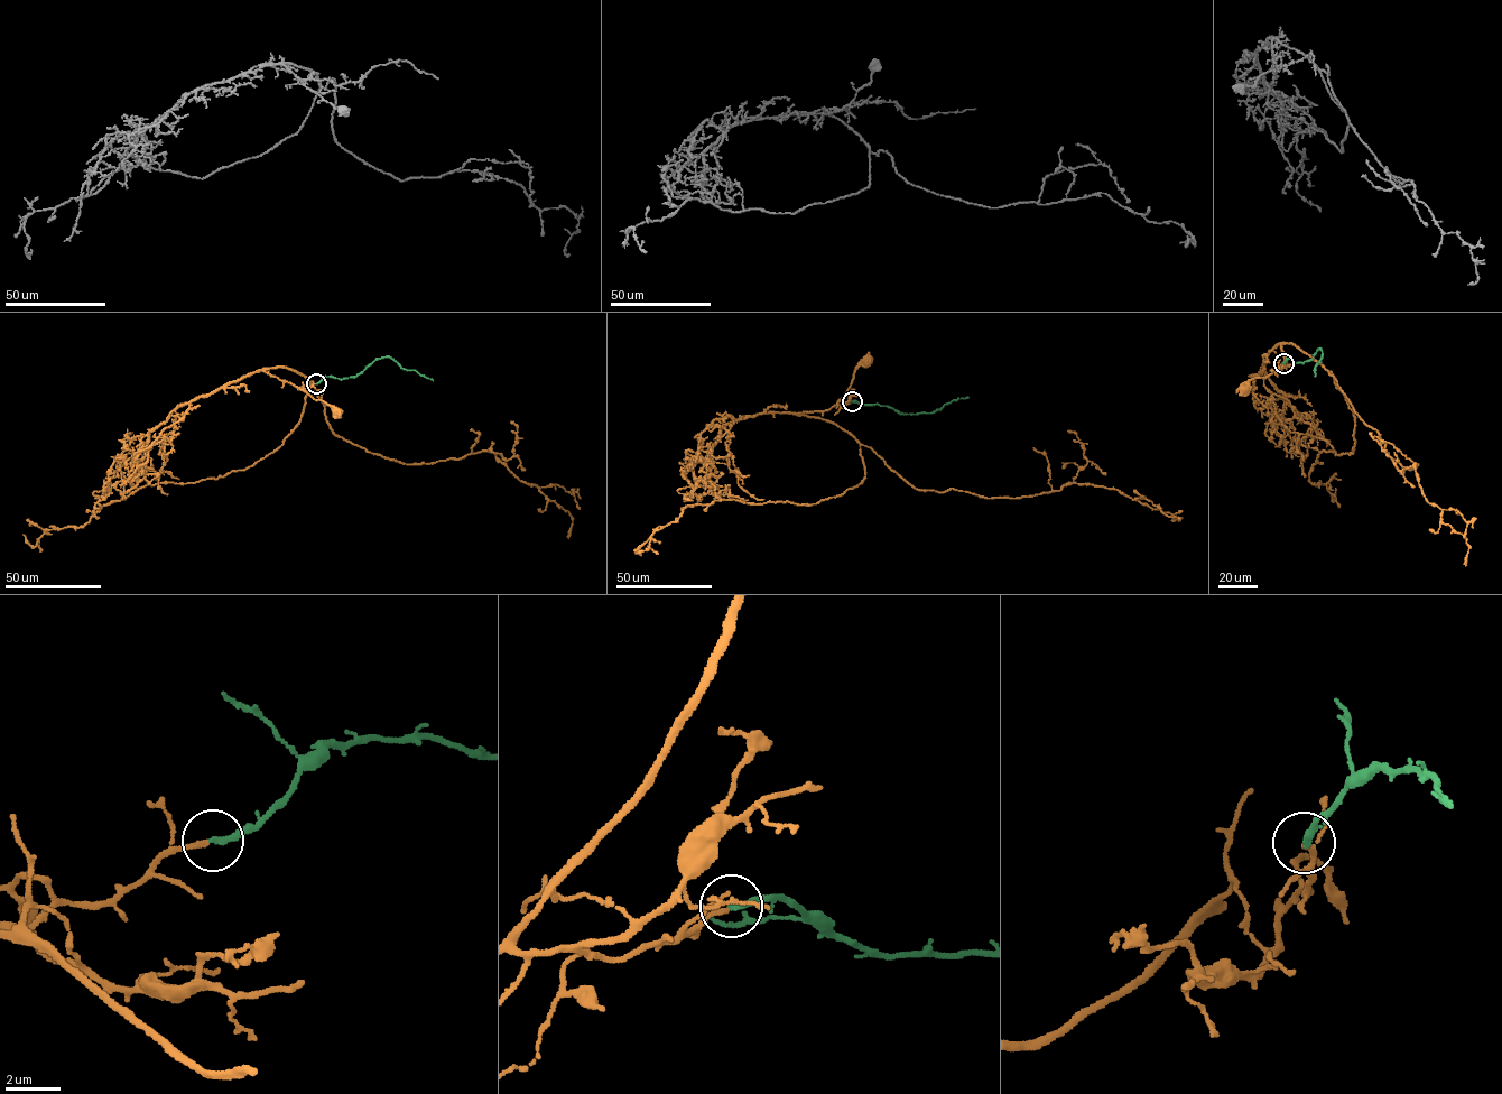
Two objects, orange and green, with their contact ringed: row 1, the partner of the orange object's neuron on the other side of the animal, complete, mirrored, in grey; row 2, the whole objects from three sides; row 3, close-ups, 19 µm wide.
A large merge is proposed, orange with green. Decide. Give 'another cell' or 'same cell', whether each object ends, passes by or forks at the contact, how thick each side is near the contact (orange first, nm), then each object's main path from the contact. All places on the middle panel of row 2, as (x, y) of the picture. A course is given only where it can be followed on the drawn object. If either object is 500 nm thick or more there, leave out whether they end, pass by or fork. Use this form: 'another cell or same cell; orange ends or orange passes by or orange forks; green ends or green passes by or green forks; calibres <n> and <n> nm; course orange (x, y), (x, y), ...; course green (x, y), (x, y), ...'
another cell; orange ends; green ends; calibres 170 and 220 nm; course orange (852, 401), (836, 404), (849, 387), (854, 370), (867, 360); course green (852, 401), (887, 405), (900, 414), (930, 414), (954, 400), (969, 397)

